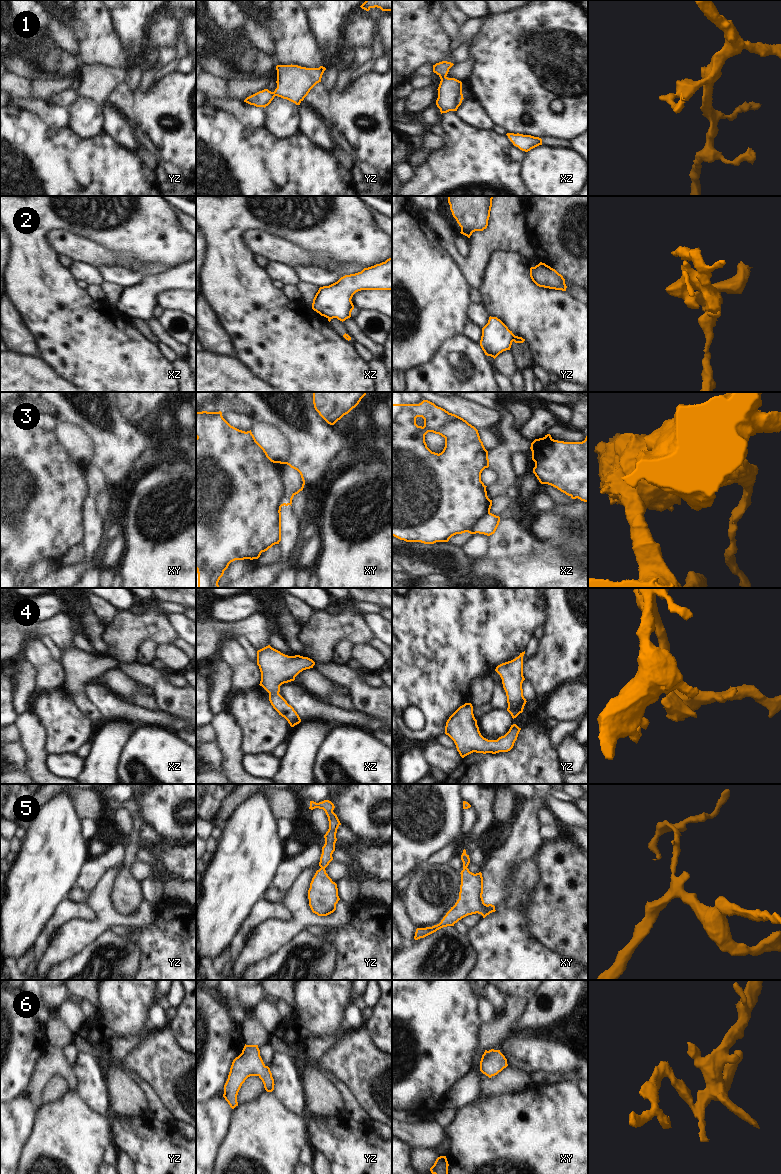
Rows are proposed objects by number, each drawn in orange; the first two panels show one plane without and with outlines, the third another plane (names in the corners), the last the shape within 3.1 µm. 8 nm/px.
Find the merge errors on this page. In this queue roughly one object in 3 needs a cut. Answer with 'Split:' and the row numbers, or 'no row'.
Split: 1, 2, 3

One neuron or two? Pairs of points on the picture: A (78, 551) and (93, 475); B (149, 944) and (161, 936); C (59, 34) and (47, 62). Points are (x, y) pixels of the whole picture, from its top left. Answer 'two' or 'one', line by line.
A: two
B: one
C: one

